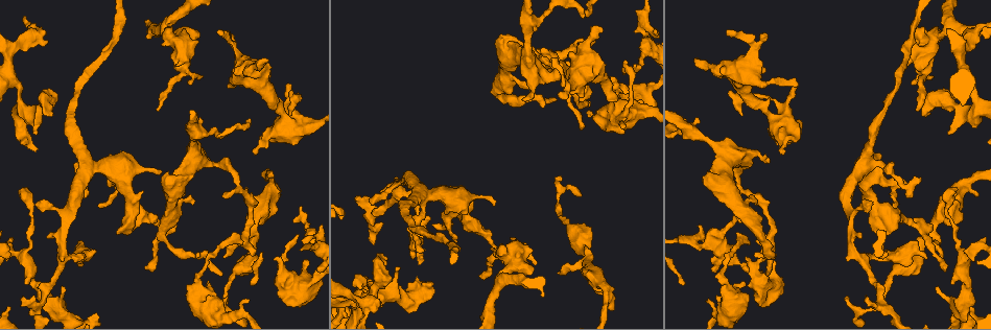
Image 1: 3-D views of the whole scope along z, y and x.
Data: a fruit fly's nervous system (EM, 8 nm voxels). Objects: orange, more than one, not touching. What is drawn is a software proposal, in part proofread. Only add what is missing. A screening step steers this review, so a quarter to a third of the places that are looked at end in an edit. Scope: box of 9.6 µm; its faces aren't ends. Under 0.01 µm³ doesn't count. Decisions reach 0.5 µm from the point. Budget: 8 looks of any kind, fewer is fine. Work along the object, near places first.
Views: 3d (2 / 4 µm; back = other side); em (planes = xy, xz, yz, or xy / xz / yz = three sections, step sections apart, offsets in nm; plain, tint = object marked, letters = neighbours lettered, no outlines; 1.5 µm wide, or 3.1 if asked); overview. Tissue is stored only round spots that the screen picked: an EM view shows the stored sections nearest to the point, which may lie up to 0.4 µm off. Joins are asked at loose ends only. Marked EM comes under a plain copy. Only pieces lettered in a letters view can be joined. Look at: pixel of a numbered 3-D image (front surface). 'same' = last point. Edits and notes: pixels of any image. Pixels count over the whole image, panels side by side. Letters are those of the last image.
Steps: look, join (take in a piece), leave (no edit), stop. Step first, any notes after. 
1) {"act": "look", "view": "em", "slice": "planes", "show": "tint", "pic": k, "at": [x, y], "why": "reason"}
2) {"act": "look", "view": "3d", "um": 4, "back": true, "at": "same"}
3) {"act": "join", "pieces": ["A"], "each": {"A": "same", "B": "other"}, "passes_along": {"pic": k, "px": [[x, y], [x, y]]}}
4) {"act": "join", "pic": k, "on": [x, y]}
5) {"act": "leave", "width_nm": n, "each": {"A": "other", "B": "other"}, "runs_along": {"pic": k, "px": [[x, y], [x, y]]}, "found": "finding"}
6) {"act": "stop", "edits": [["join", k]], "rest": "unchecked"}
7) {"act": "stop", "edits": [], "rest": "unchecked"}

{"act": "look", "view": "em", "slice": "planes", "show": "letters", "pic": 1, "at": [531, 270], "why": "stops while still wide"}

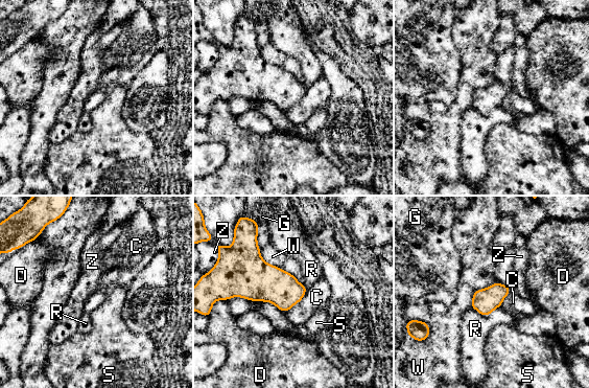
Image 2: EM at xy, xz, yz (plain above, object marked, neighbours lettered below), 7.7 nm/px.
{"act": "leave", "each": {"C": "other", "D": "other", "G": "other", "R": "other", "S": "other", "W": "other", "Z": "other"}, "found": "no lettered piece goes on from it"}

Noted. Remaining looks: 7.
{"act": "look", "view": "em", "slice": "planes", "show": "letters", "pic": 1, "at": [559, 177], "why": "branch stops here"}

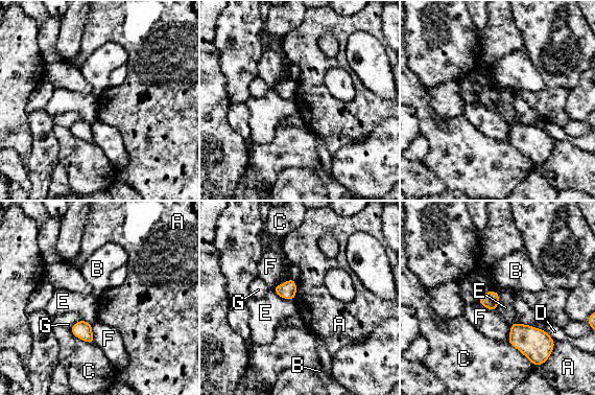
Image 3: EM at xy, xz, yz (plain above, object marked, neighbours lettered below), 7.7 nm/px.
{"act": "leave", "width_nm": 130, "each": {"A": "other", "B": "other", "C": "other", "D": "other", "E": "other", "F": "other", "G": "other"}, "border": {"pic": 3, "px": [[91, 324], [94, 343]]}, "found": "no lettered piece goes on from it"}

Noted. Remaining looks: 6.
{"act": "look", "view": "em", "slice": "xz", "step": 8, "show": "letters", "pic": 1, "at": [192, 205], "why": "free end"}

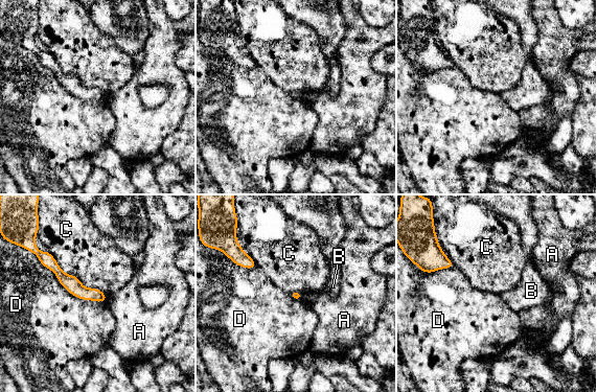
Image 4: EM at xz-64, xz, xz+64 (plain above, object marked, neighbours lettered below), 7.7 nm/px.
{"act": "leave", "each": {"A": "other", "B": "other", "C": "other", "D": "other"}, "runs_along": {"pic": 4, "px": [[47, 257], [78, 291], [104, 298]]}, "found": "none of them fits"}

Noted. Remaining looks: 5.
{"act": "look", "view": "em", "um": 3.1, "slice": "planes", "show": "letters", "pic": 1, "at": [582, 38], "why": "an open end"}

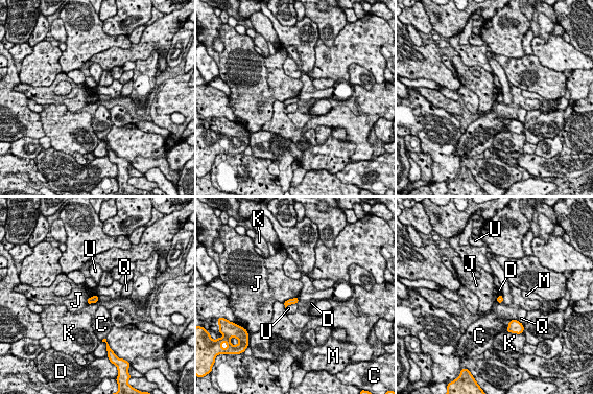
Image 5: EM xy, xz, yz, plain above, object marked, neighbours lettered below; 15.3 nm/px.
{"act": "leave", "each": {"C": "other", "D": "other", "J": "other", "K": "other", "M": "other", "Q": "other", "U": "other"}, "border": {"pic": 5, "px": [[297, 297], [286, 299], [283, 302]]}, "found": "none of them fits"}

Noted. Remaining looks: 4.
{"act": "stop", "edits": [], "rest": "unchecked"}

